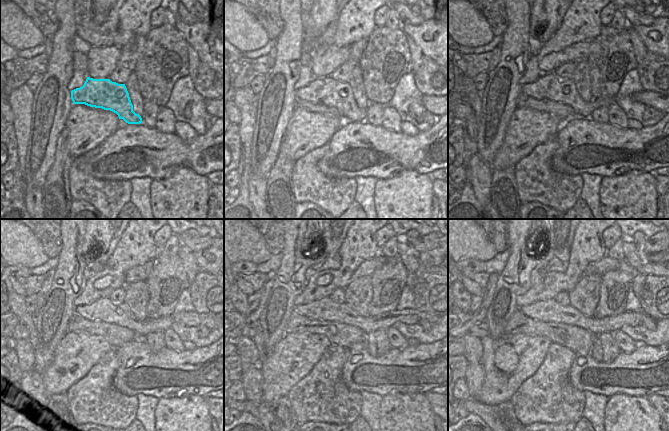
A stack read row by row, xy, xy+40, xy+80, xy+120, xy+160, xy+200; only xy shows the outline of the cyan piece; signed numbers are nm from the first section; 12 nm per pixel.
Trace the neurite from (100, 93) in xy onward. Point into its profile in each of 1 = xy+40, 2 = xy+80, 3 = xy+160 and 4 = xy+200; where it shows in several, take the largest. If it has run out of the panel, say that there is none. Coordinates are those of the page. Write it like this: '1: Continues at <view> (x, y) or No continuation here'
1: Continues at xy+40 (326, 91)
2: Continues at xy+80 (550, 86)
3: Continues at xy+160 (326, 309)
4: Continues at xy+200 (547, 311)

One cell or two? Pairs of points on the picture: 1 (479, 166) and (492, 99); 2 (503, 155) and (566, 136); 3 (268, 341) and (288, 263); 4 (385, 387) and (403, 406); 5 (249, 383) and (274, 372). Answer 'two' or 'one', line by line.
1: two
2: two
3: one
4: two
5: two

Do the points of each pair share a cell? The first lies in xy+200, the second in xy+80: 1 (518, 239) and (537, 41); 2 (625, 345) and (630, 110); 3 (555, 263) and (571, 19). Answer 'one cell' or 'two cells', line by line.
1: two cells
2: two cells
3: two cells

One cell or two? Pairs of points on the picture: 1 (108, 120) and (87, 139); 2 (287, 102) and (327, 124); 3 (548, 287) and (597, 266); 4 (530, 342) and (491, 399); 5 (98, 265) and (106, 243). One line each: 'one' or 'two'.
1: one
2: two
3: two
4: one
5: one

